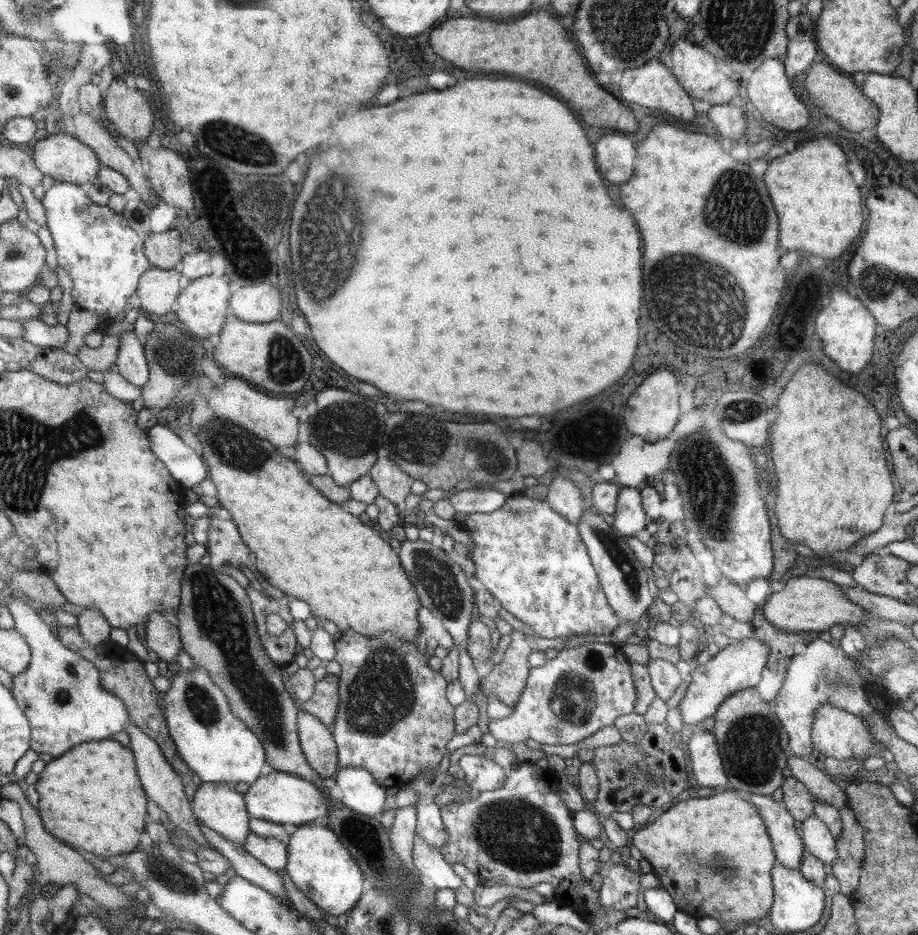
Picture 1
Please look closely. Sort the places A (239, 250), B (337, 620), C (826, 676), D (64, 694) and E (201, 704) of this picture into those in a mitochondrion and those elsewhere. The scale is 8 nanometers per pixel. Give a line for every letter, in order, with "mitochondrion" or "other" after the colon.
A: mitochondrion
B: other
C: mitochondrion
D: mitochondrion
E: mitochondrion

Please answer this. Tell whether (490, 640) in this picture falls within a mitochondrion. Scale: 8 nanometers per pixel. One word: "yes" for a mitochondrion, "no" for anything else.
no

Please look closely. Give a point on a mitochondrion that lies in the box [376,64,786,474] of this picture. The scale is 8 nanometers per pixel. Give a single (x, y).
(686, 279)

